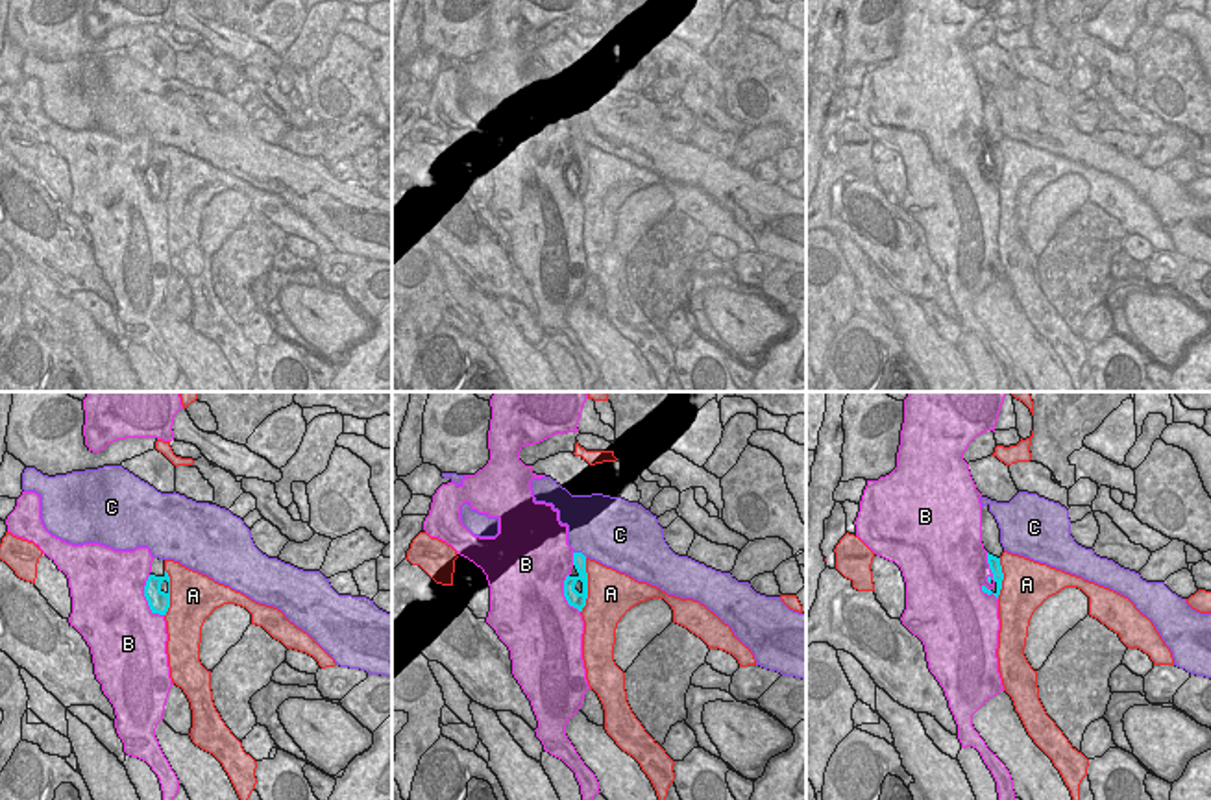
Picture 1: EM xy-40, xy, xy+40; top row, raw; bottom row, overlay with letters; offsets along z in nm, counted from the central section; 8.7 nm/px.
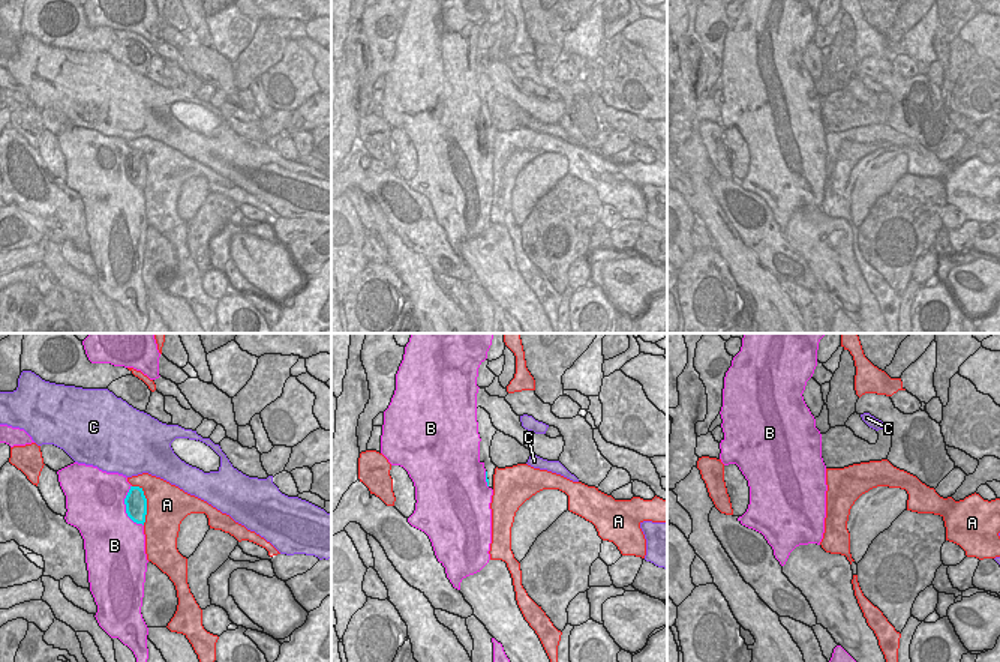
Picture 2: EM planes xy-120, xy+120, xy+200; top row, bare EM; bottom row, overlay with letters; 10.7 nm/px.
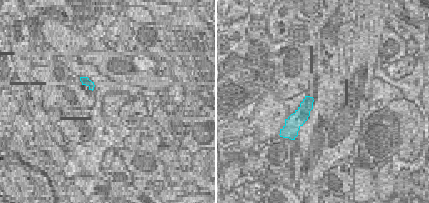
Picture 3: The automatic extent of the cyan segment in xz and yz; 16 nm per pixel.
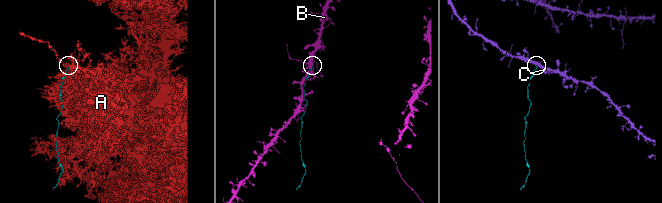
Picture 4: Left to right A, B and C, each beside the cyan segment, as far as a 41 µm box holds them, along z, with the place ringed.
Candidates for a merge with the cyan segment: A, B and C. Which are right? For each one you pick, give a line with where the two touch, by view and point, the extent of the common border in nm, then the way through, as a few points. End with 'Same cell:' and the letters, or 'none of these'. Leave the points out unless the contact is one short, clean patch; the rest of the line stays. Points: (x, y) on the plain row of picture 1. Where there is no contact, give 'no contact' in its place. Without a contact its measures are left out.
Same cell: none of these

